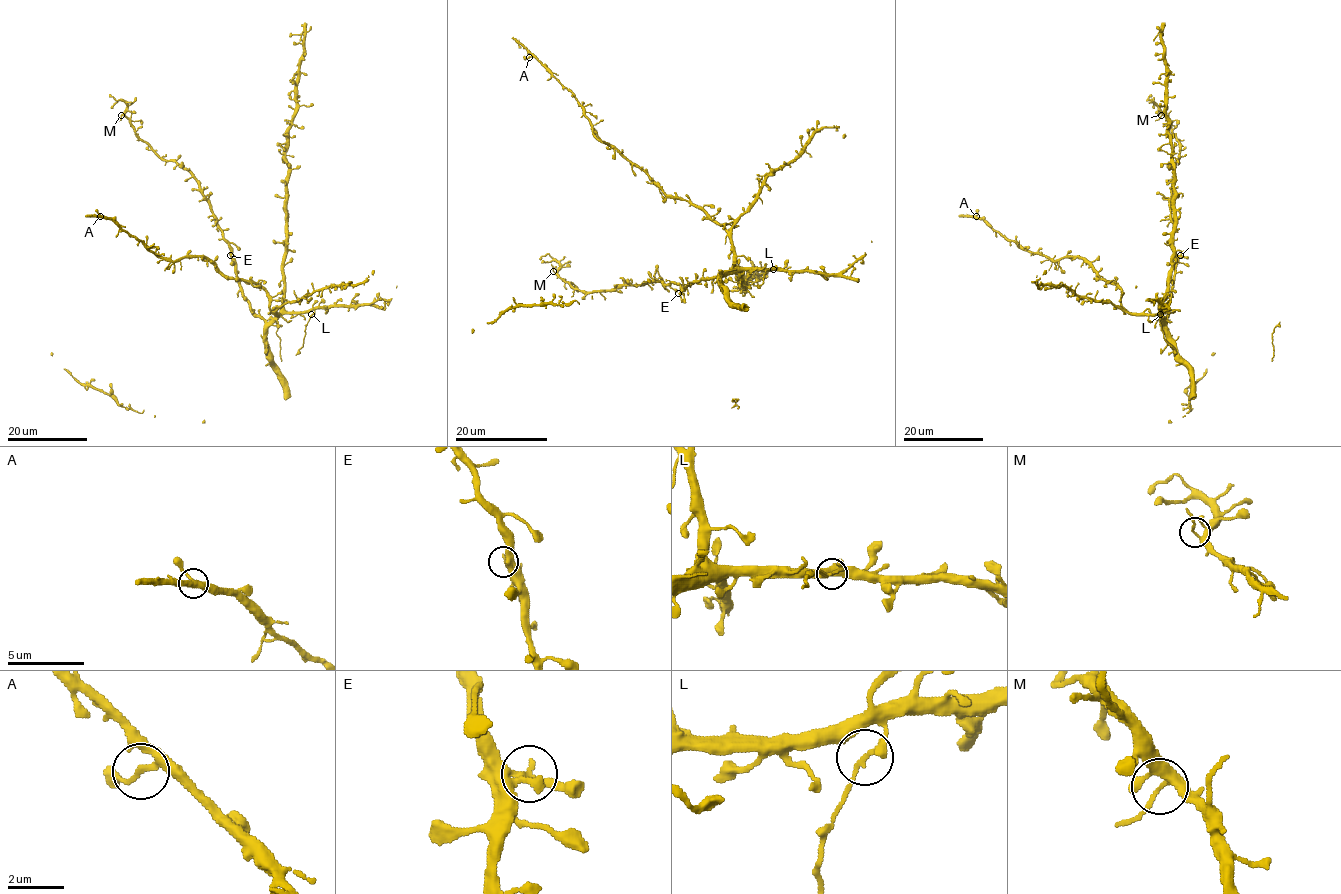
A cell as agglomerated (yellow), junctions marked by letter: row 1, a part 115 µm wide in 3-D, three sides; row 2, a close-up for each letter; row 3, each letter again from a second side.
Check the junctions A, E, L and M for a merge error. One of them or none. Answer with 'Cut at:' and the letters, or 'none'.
Cut at: L

